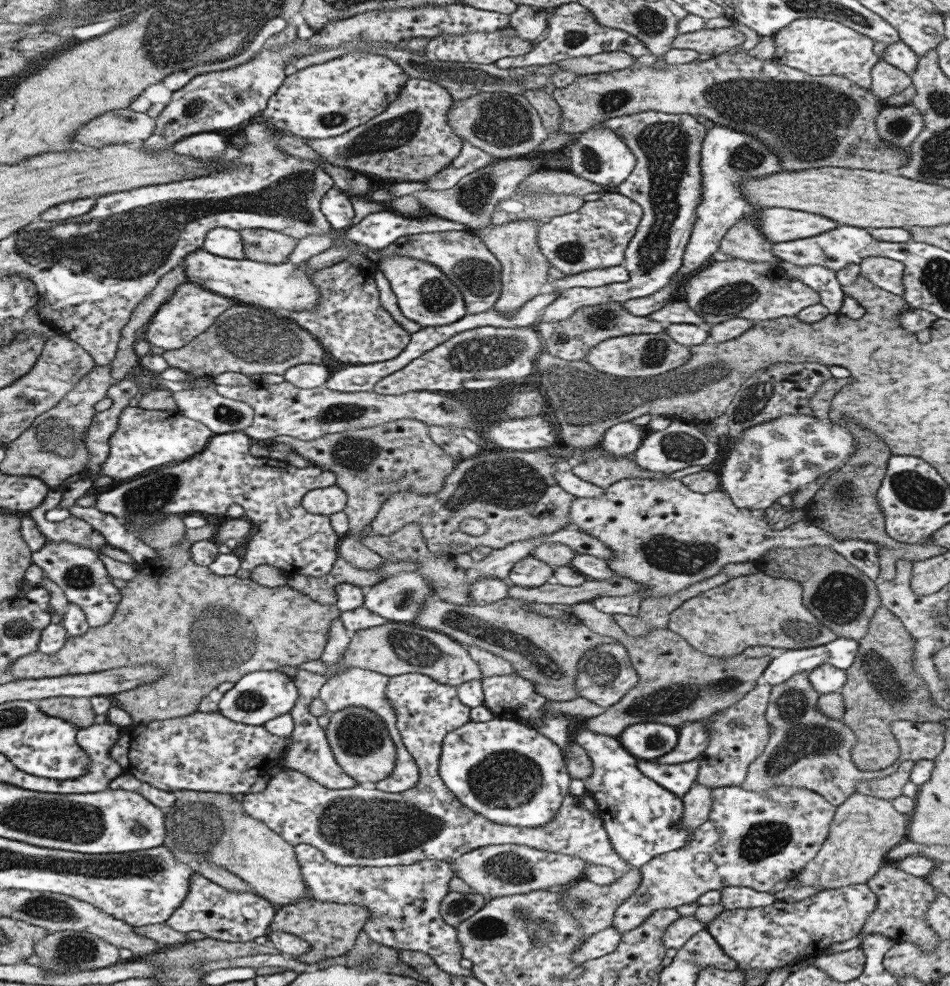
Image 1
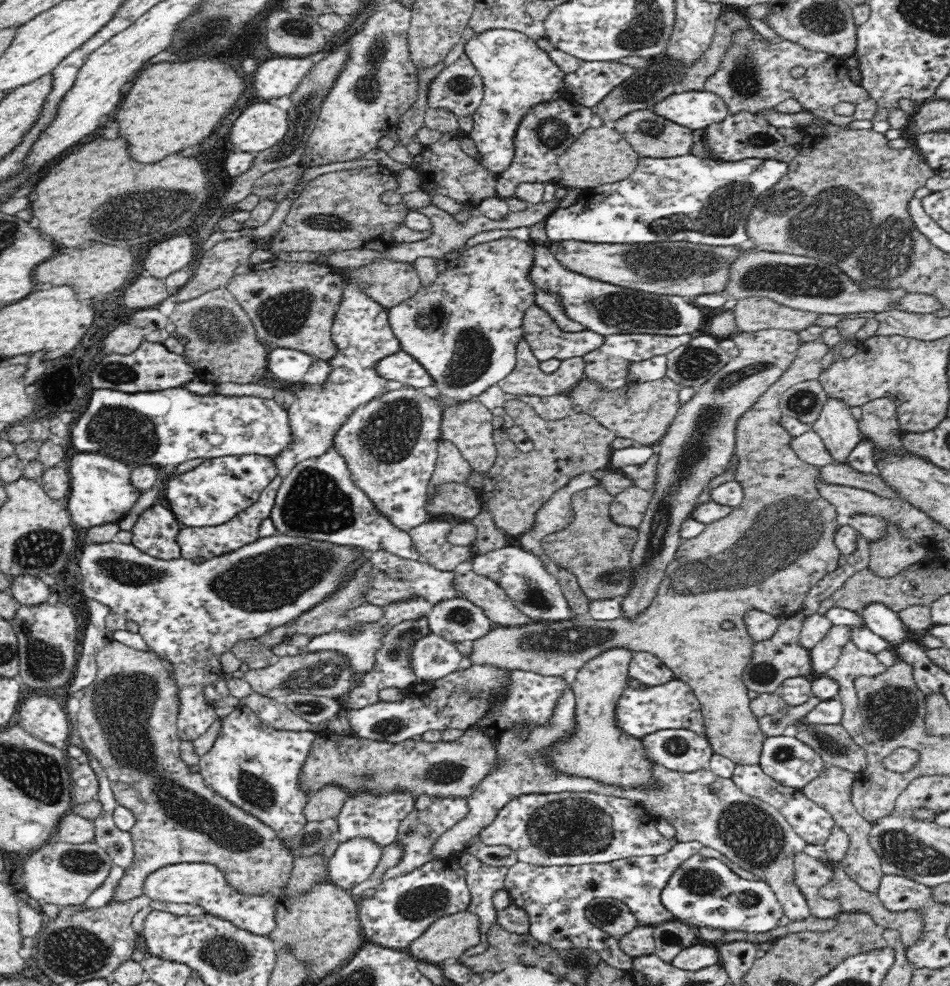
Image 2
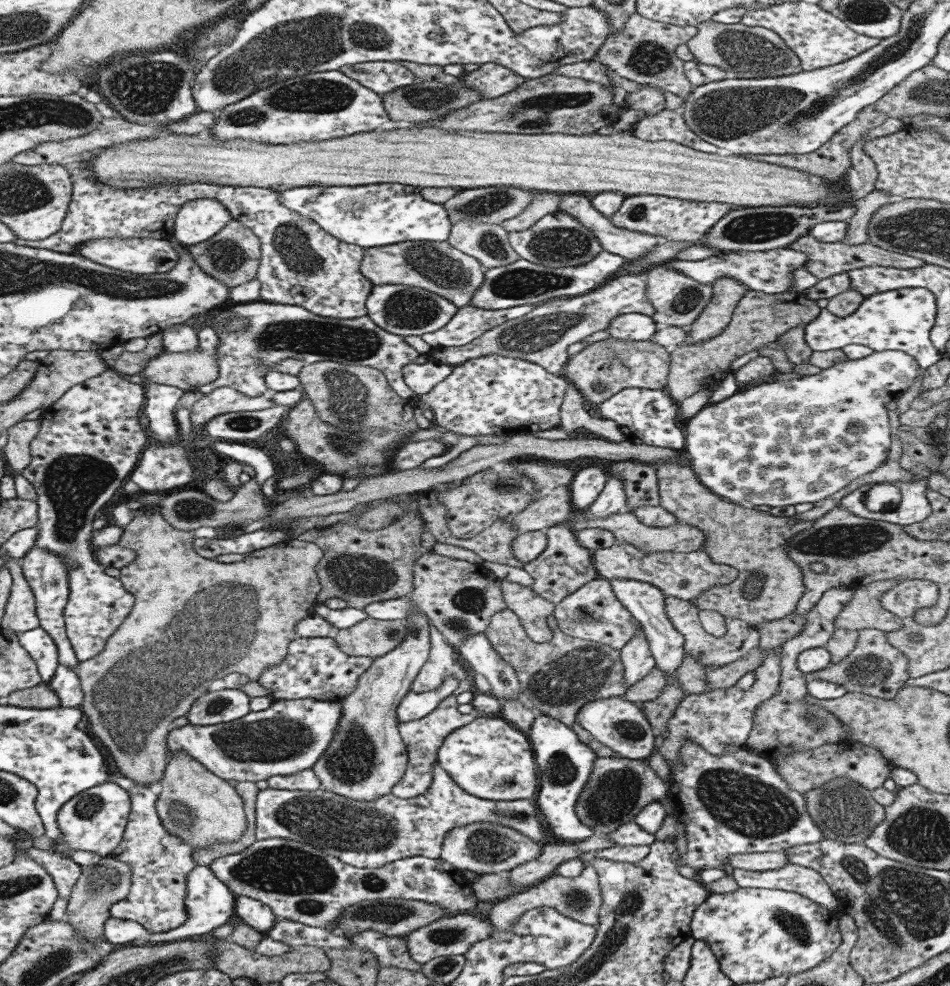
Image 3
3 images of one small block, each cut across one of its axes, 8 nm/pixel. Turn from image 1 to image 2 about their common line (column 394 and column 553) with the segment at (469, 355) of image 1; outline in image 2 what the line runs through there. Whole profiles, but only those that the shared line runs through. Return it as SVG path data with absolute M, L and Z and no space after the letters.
M524 337L517 350L518 364L514 371L497 385L507 394L516 396L555 396L566 392L574 384L585 379L583 357L562 360L560 368L552 374L545 374L539 367L530 346Z

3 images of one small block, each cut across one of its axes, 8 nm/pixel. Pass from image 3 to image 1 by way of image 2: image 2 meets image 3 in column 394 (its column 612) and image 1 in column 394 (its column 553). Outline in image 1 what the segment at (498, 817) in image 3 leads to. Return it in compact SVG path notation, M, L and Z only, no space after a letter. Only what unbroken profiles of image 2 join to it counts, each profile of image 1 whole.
M408 673L390 677L386 685L386 696L396 712L396 726L404 746L419 766L419 781L412 788L401 793L376 790L375 787L357 784L352 788L334 790L326 788L306 774L288 769L276 769L268 773L268 783L262 792L248 793L242 798L242 808L246 817L263 823L270 831L279 835L294 847L310 844L318 848L323 856L338 866L391 867L416 864L418 861L432 859L452 862L472 850L490 845L525 845L546 852L558 852L584 859L591 865L607 866L618 874L630 870L631 865L623 860L613 849L605 832L600 816L597 818L584 807L581 797L572 794L562 800L560 811L552 823L541 828L519 828L495 824L466 808L452 794L439 775L439 762L444 737L471 720L471 708L458 700L457 689L440 684L429 676Z

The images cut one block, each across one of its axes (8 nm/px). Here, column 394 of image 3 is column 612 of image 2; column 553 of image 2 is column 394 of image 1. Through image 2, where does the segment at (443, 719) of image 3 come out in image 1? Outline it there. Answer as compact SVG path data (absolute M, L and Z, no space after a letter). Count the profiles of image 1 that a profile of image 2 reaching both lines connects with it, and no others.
M346 668L338 671L338 673L334 673L332 677L327 678L327 681L320 689L318 697L324 701L326 709L330 712L338 712L338 710L344 710L344 708L350 708L350 706L358 706L360 708L366 708L366 710L374 712L378 718L382 718L382 722L386 724L390 738L392 738L395 744L397 752L396 766L392 773L390 773L390 776L383 778L380 782L371 786L382 792L401 793L416 785L419 781L420 772L414 757L408 752L406 746L404 746L401 734L396 726L396 712L390 706L390 700L386 696L386 685L388 685L389 680L389 676L374 671Z

